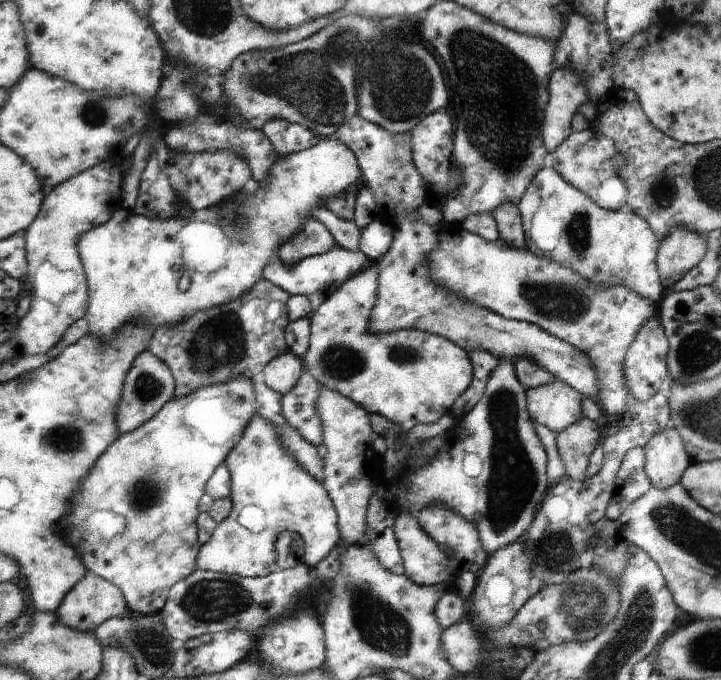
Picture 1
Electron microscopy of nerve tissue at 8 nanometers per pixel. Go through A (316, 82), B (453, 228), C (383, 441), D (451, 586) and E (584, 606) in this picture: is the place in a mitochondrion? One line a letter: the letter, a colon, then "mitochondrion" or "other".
A: mitochondrion
B: other
C: other
D: other
E: mitochondrion

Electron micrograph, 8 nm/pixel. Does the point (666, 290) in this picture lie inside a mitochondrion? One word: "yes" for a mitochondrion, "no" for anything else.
no

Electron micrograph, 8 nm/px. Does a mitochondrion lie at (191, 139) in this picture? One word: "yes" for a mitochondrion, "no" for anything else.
no

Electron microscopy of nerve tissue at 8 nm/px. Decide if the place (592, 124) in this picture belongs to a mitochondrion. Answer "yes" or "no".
no

